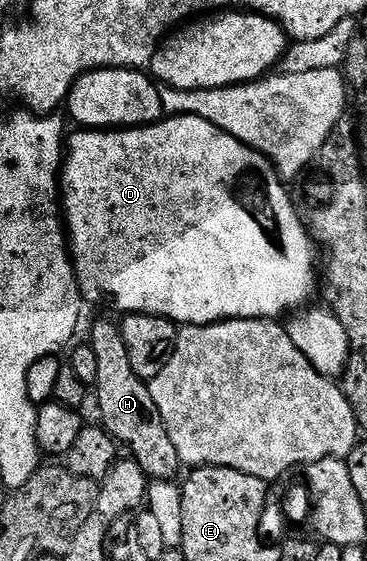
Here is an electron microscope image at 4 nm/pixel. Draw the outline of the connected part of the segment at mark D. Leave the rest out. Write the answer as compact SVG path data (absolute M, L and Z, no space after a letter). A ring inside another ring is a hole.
M173 115L173 116L171 116L171 117L165 117L165 118L163 118L163 119L161 119L161 120L160 120L160 122L158 122L158 123L152 123L152 124L151 124L151 125L150 125L150 126L149 126L149 127L125 127L125 128L123 128L123 129L80 129L80 130L77 130L77 132L78 132L78 133L77 133L77 135L76 135L76 136L74 136L74 137L73 137L73 139L72 139L72 136L71 136L71 138L69 138L69 139L68 139L68 140L67 140L67 143L66 143L66 160L65 160L65 162L64 162L64 170L63 170L63 172L62 172L62 211L63 211L63 214L64 214L64 215L65 215L65 216L66 216L66 234L67 234L67 236L68 236L68 238L69 238L69 240L70 240L70 254L71 254L71 256L72 256L72 258L73 258L73 260L74 260L74 262L75 262L75 265L76 265L76 277L77 277L77 279L79 279L79 280L80 280L80 282L81 282L81 284L84 284L84 285L87 285L87 286L88 286L88 283L89 283L89 285L90 285L90 286L92 286L92 287L97 287L97 289L98 289L98 290L100 290L100 291L105 291L105 293L106 293L106 294L108 294L108 295L109 295L109 297L110 297L110 298L112 298L112 299L113 299L113 301L114 301L114 302L116 302L116 303L117 303L117 305L118 305L118 306L120 306L120 307L121 307L121 309L122 309L122 310L121 310L121 312L124 312L124 313L135 313L135 312L138 312L138 311L144 311L144 312L145 312L145 313L147 313L147 314L148 314L148 315L164 315L164 316L165 316L165 317L167 317L167 319L170 319L170 320L172 320L172 322L173 322L173 323L175 323L175 324L177 324L177 325L195 325L195 324L197 324L197 323L218 323L218 322L220 322L220 320L222 320L222 319L253 319L253 318L263 318L263 317L280 317L280 314L282 314L282 313L283 313L283 311L284 311L284 310L286 310L286 309L287 309L287 307L288 307L288 305L292 305L292 304L294 304L294 303L295 303L295 302L296 302L296 301L297 301L297 300L298 300L298 299L299 299L299 298L300 298L300 297L301 297L301 296L302 296L302 295L303 295L303 294L306 294L306 295L308 295L308 294L310 294L310 293L311 293L311 291L312 291L312 286L314 286L314 285L315 285L315 283L316 283L316 251L317 251L317 252L318 252L318 247L317 247L317 244L316 244L316 243L315 243L315 242L314 242L314 239L313 239L313 236L312 236L312 235L311 235L311 234L310 234L310 232L309 232L309 230L308 230L308 228L307 228L307 226L306 226L306 224L305 224L305 222L304 222L304 220L303 220L303 218L302 218L302 215L301 215L301 212L300 212L300 211L299 211L299 210L298 210L298 207L297 207L297 204L296 204L296 203L295 203L295 202L294 202L294 199L293 199L293 203L294 203L294 204L292 204L292 199L291 199L291 197L290 197L290 196L288 196L288 191L287 191L287 189L286 189L286 188L284 188L284 187L283 187L283 185L282 185L282 184L280 184L280 182L282 182L282 179L281 179L281 176L280 176L280 175L279 175L279 174L277 174L277 172L276 172L276 171L275 171L275 170L272 170L272 169L269 169L269 167L270 167L270 163L269 163L269 160L268 160L268 159L267 159L267 158L265 158L265 156L263 156L263 155L261 155L261 154L260 154L260 152L258 152L258 151L256 151L256 150L255 150L255 149L254 149L254 148L253 148L253 147L248 147L248 146L246 146L246 145L245 145L245 144L244 144L244 143L243 143L243 142L242 142L242 141L238 141L238 140L237 140L237 139L235 139L235 138L234 138L234 137L230 137L230 133L226 133L226 132L225 132L225 131L223 131L223 130L222 130L222 129L218 129L218 128L217 128L217 127L215 127L215 126L214 126L214 125L210 125L210 121L206 121L206 120L205 120L205 119L203 119L203 118L202 118L202 117L194 117L194 116L193 116L193 115ZM266 169L267 169L267 170L268 170L268 172L266 172L266 173L265 173L265 175L264 175L264 179L263 179L263 177L262 177L262 176L260 176L260 171L264 171L264 170L266 170Z

